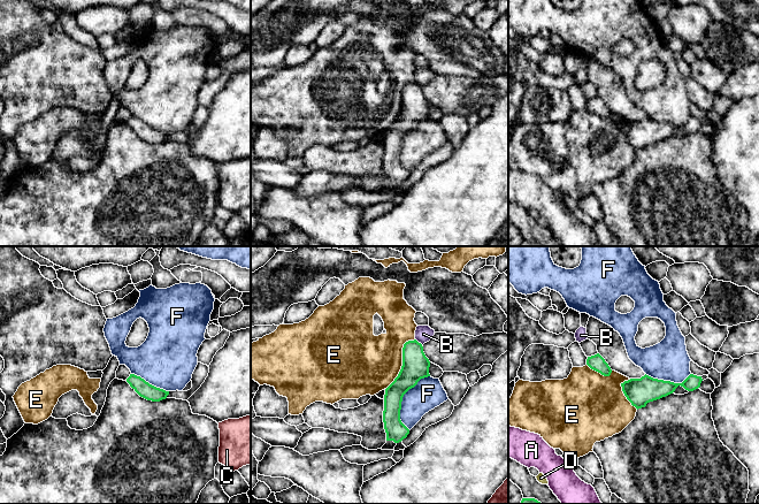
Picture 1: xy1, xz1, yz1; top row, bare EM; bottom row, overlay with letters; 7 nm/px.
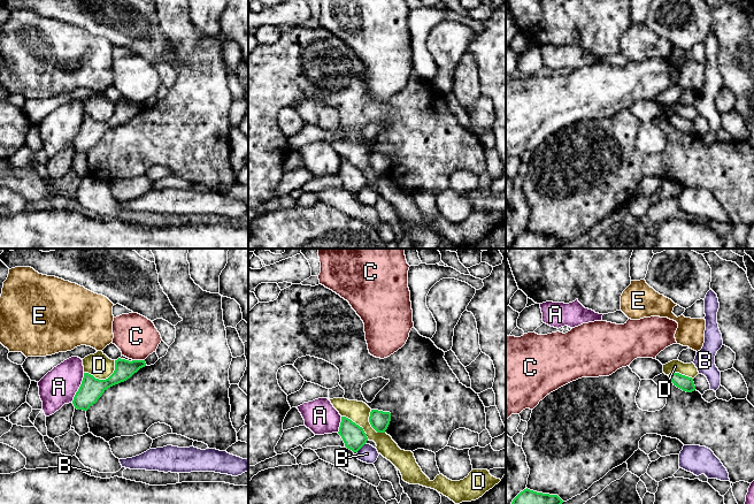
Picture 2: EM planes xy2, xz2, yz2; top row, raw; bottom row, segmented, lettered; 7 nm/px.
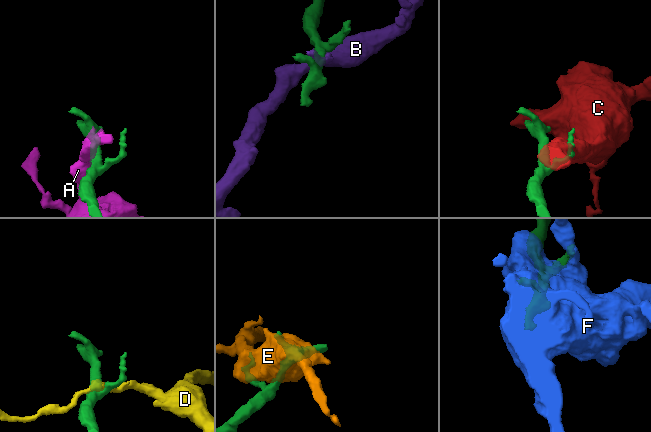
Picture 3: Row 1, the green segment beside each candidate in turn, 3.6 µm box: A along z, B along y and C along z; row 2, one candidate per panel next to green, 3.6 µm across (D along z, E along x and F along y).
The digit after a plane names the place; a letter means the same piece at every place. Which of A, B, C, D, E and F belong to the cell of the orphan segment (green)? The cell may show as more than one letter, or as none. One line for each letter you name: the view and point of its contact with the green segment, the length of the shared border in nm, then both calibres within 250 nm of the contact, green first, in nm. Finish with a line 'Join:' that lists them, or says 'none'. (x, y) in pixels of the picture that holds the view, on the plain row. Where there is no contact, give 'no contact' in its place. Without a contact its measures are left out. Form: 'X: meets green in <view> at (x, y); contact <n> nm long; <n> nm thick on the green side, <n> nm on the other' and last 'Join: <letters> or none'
Join: none

